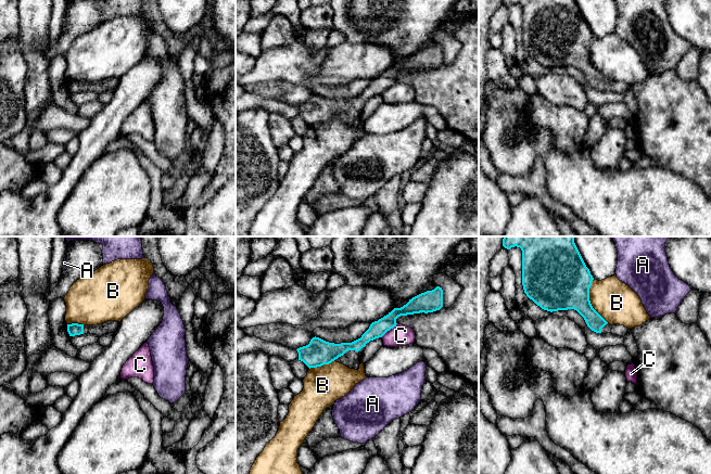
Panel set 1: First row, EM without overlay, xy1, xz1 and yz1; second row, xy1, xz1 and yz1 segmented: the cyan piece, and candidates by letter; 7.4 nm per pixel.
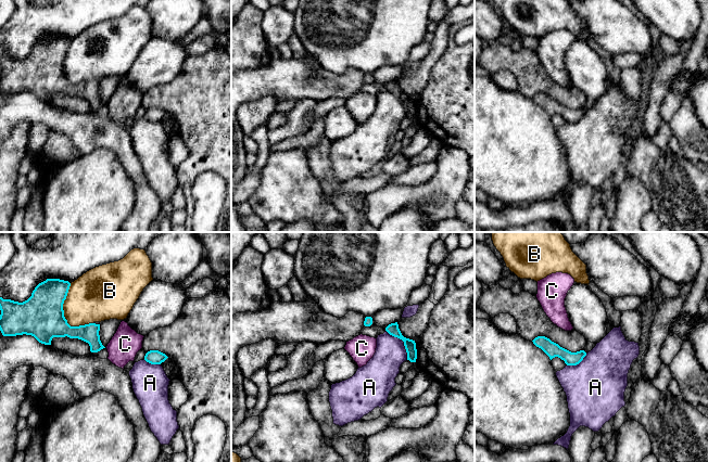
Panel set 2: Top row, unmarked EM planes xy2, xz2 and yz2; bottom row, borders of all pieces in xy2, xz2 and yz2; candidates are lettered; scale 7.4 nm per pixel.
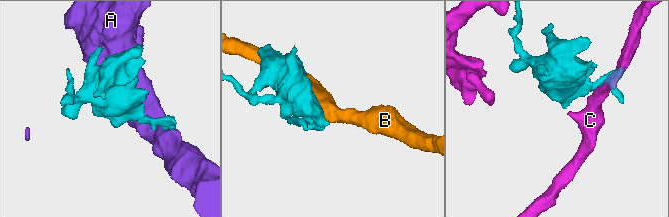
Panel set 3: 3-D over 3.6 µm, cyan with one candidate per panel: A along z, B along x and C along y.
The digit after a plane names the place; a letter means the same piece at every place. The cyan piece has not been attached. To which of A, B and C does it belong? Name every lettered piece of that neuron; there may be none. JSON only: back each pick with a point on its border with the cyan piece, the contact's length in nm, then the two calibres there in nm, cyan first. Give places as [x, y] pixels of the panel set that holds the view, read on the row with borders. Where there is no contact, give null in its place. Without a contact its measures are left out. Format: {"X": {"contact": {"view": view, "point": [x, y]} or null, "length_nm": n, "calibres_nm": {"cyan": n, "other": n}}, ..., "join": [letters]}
{"join": []}

